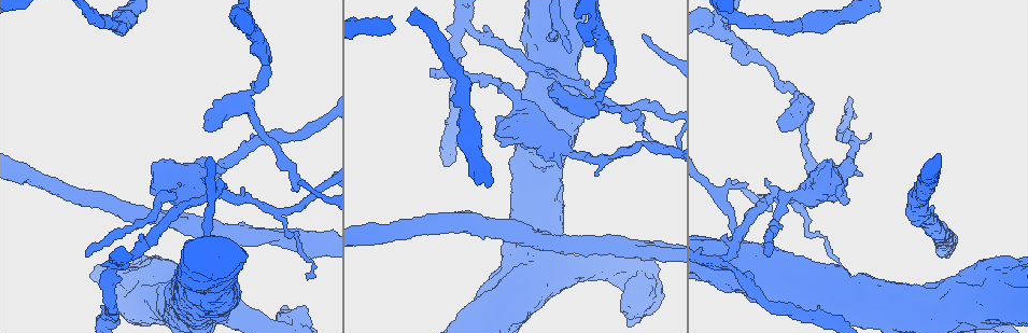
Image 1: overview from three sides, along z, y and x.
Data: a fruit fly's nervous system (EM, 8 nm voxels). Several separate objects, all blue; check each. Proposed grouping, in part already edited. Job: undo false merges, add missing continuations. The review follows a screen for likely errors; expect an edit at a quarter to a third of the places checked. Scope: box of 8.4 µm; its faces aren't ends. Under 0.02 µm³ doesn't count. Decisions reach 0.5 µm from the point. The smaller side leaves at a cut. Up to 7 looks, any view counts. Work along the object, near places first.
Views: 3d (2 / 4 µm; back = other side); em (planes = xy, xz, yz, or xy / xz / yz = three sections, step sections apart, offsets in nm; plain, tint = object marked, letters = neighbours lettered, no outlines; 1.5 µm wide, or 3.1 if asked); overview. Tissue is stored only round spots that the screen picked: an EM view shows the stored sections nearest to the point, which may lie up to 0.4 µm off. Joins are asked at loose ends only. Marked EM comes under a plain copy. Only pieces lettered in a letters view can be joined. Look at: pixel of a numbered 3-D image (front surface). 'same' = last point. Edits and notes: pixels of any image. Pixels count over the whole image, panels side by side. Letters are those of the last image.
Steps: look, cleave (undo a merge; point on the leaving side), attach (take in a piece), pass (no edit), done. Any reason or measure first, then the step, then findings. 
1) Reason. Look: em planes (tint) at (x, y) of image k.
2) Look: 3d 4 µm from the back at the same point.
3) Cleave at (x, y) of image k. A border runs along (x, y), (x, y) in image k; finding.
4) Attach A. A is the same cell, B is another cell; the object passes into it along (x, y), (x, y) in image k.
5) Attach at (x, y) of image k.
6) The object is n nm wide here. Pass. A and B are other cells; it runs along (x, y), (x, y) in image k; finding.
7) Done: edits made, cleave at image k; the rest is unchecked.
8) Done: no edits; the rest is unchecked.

Long arm stops here. Look: em xz step 8 (letters) at (85, 251) of image 1.

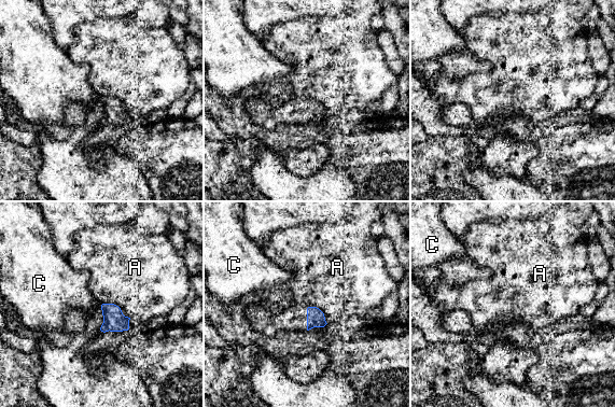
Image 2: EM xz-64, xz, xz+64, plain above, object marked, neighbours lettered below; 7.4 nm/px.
Look: em planes (letters) at the same point.

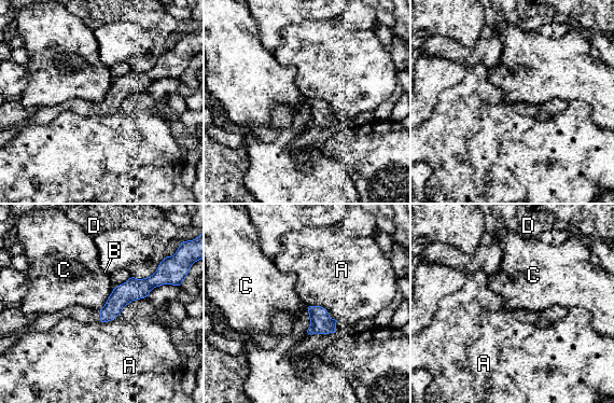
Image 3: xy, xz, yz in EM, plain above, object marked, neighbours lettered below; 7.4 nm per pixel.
Pass. A, B, C and D are other cells; a border runs along (308, 308), (309, 327), (306, 332) in image 3; none of them fits.

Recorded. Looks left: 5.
Sudden change in width. Look: 3d 4 µm at (239, 102) of image 1.

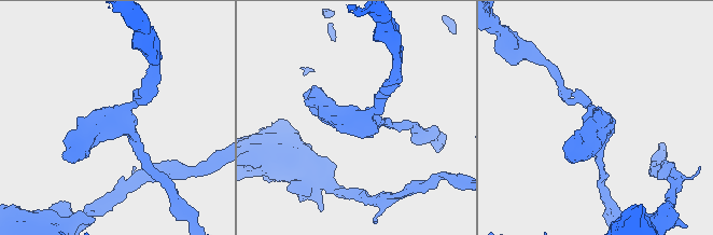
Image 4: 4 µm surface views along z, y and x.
Now the EM. Look: em planes (letters) at (117, 118) of image 4.

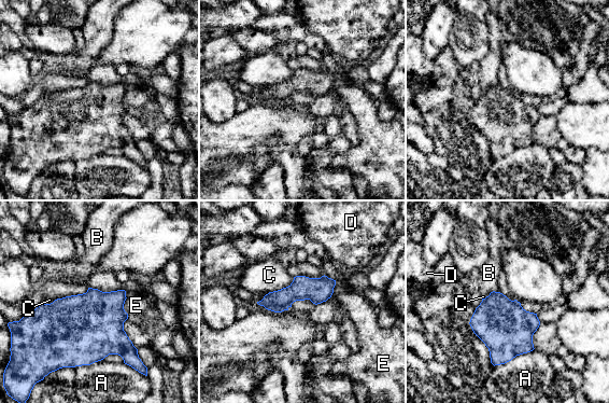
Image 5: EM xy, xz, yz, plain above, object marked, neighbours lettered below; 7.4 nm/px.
3 arms meet here. Pass. A, B, C, D and E are other cells; continuous, no second neuron.

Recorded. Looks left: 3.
Tapers out. Look: 3d 2 µm at (309, 277) of image 1.

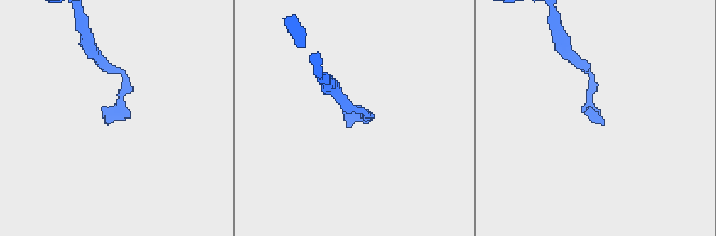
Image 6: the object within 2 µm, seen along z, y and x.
Need the tissue. Look: em planes (tint) at (603, 122) of image 6.

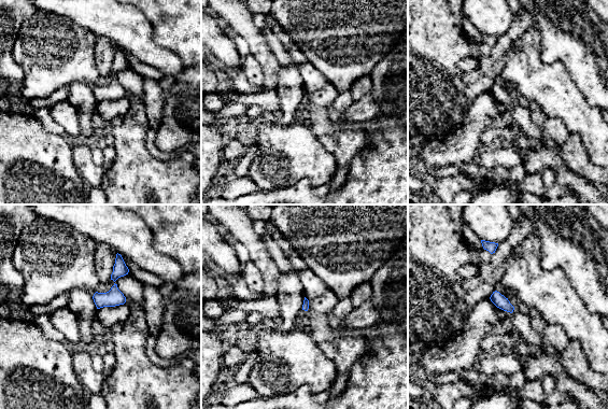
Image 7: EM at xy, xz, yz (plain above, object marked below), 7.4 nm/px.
What lies round it. Look: em planes (letters) at the same point.

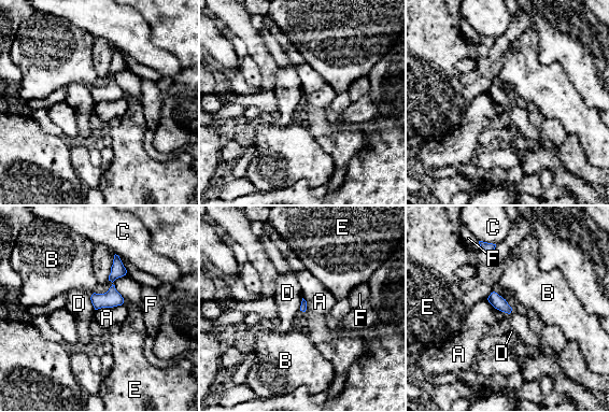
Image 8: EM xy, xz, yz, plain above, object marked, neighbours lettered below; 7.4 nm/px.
Pass. A, B, C, D, E and F are other cells; no lettered piece goes on from it.

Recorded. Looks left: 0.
Done: no edits; the rest is unchecked.

